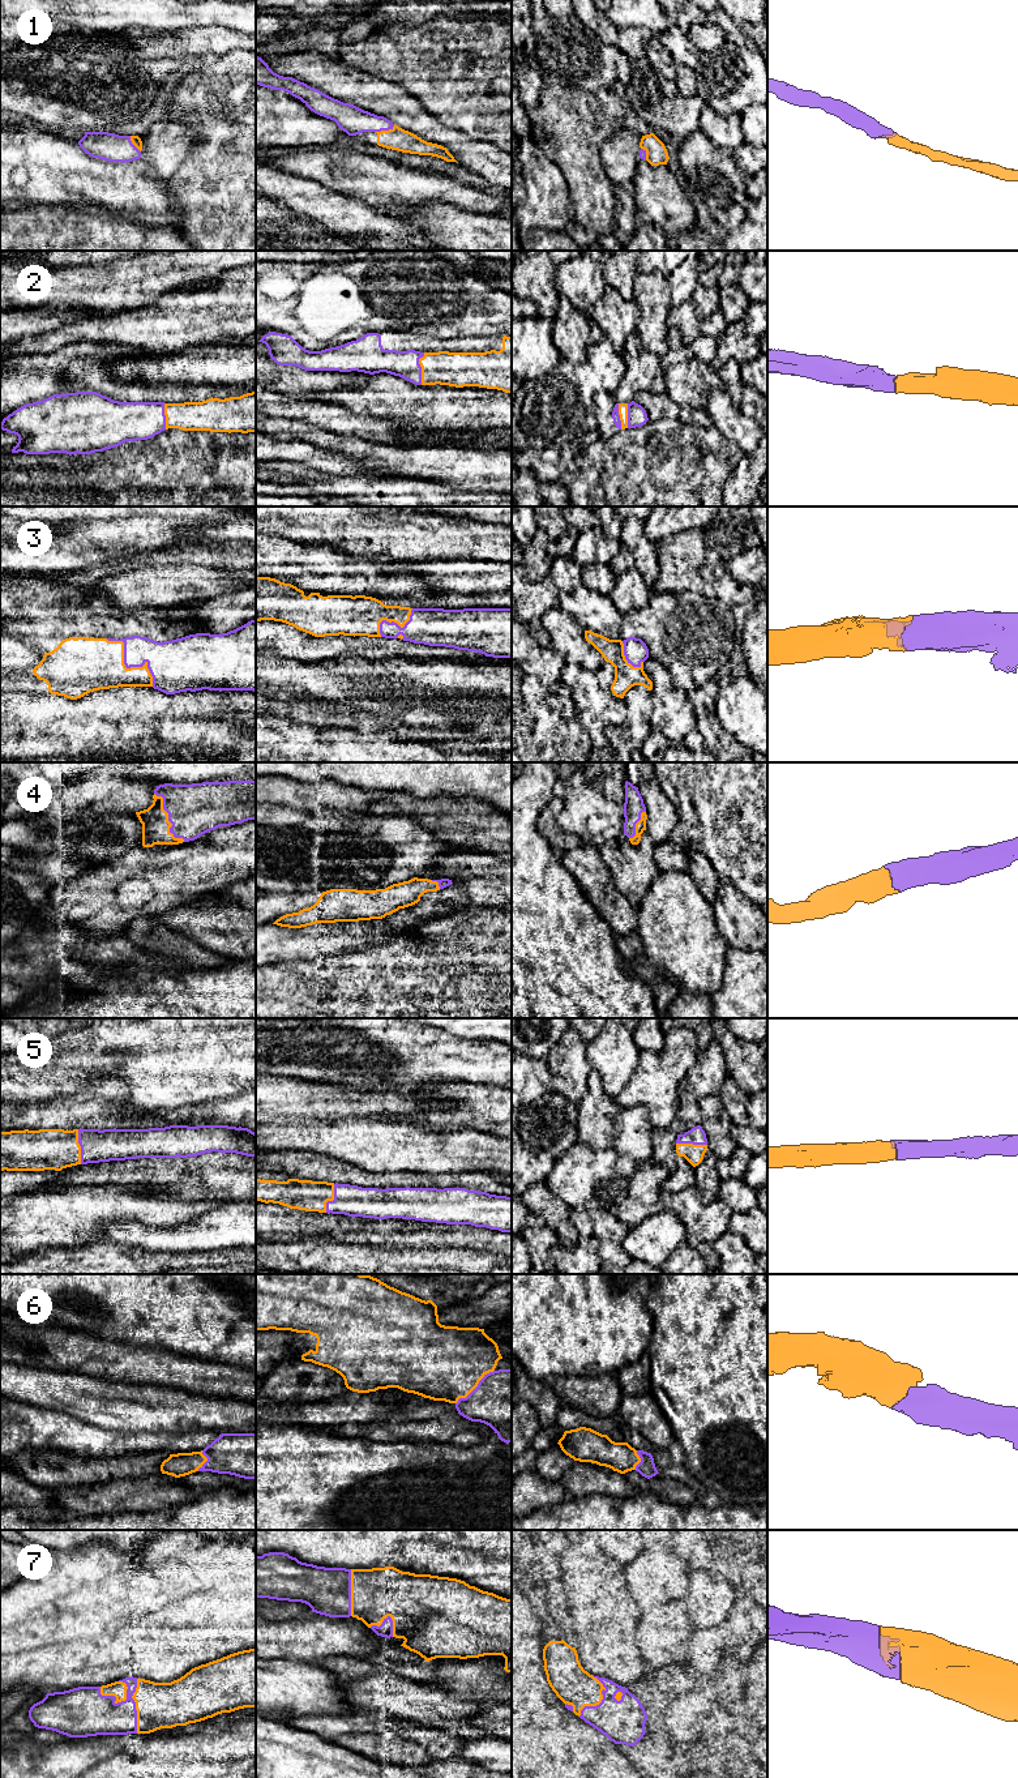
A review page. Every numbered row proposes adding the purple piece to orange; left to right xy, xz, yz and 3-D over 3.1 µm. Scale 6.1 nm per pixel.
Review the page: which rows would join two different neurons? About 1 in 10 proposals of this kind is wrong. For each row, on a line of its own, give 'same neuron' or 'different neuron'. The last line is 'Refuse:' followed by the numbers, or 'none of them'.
1: same neuron
2: same neuron
3: same neuron
4: same neuron
5: same neuron
6: same neuron
7: same neuron
Refuse: none of them

